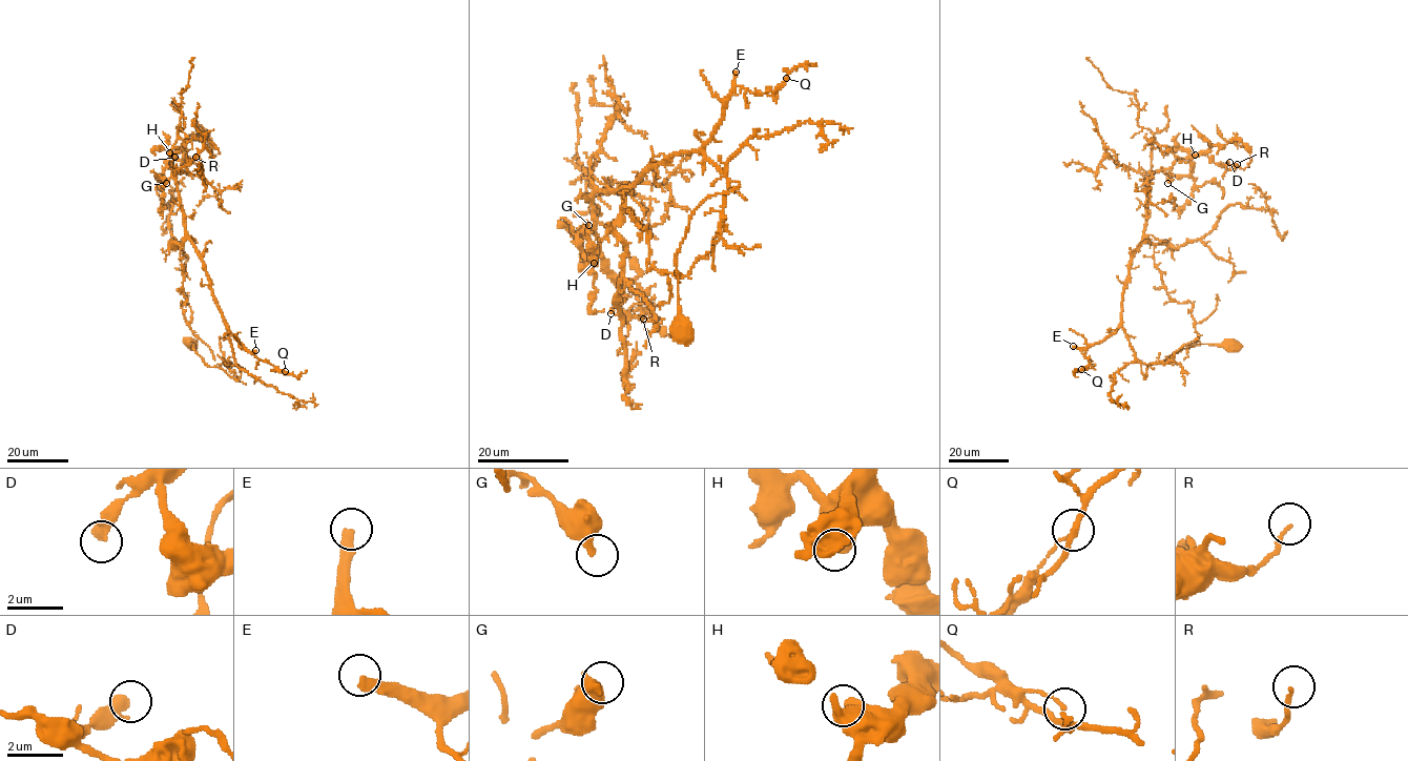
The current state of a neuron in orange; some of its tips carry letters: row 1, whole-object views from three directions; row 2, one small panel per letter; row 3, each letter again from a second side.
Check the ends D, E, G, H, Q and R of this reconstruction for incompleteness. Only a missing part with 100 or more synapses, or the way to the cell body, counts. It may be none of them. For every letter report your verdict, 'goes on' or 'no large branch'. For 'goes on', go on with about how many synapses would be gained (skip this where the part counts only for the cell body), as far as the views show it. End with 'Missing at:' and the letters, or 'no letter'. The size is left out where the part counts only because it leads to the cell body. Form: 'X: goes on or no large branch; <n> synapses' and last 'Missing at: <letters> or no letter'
D: no large branch
E: goes on; 130 synapses
G: no large branch
H: no large branch
Q: no large branch
R: no large branch
Missing at: E

